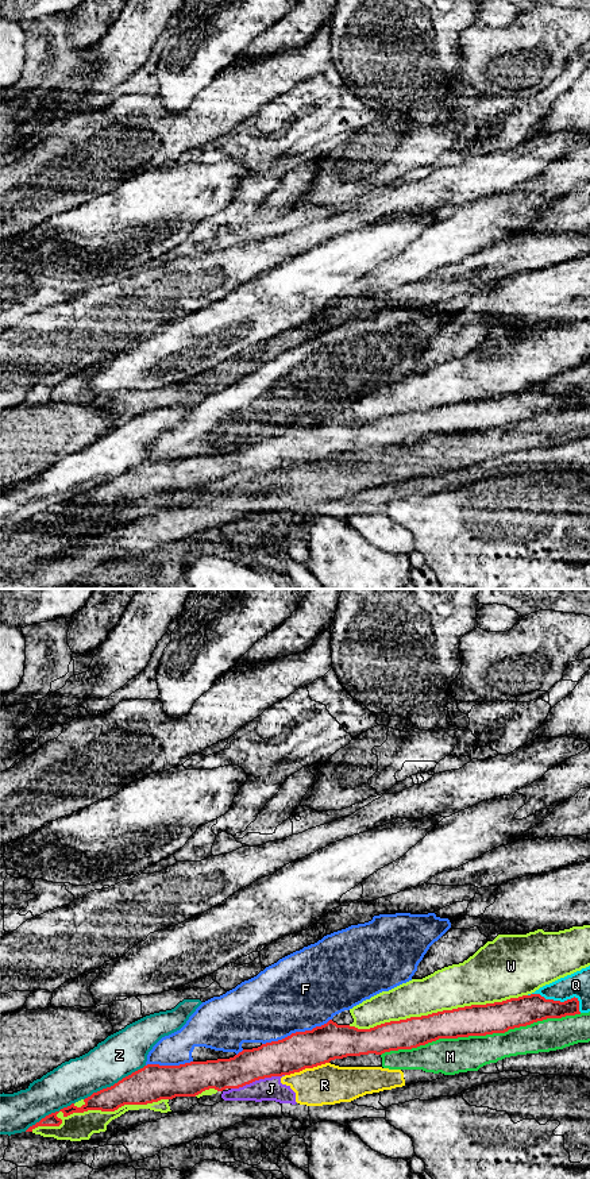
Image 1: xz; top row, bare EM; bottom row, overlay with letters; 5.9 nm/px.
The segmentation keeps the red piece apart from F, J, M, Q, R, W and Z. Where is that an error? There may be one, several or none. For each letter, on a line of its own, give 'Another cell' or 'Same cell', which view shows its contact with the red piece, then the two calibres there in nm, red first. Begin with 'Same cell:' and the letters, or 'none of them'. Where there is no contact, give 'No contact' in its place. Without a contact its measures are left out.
Same cell: none of them
F: Another cell. Touches red in xz. Thickness 220 nm (red) against 460 nm
J: Another cell. Touches red in xz. Thickness 220 nm (red) against 140 nm
M: Another cell. Touches red in xz. Thickness 190 nm (red) against 220 nm
Q: Another cell. Touches red in xz. Thickness 180 nm (red) against 150 nm
R: Another cell. Touches red in xz. Thickness 220 nm (red) against 240 nm
W: Another cell. Touches red in xz. Thickness 190 nm (red) against 260 nm
Z: Another cell. Touches red in xz. Thickness 220 nm (red) against 260 nm

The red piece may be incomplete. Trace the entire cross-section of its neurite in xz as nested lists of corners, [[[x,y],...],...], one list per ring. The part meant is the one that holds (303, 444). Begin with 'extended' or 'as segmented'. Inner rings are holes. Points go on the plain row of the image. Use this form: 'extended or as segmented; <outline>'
as segmented; [[[531,389],[390,416],[370,424],[338,420],[329,415],[312,425],[243,444],[230,454],[180,461],[147,459],[113,481],[93,488],[81,502],[72,498],[59,506],[63,512],[88,505],[115,506],[124,500],[196,492],[209,483],[239,483],[259,474],[290,470],[347,451],[412,444],[439,434],[505,428],[547,413],[575,409],[581,409],[575,392],[560,397]]]

